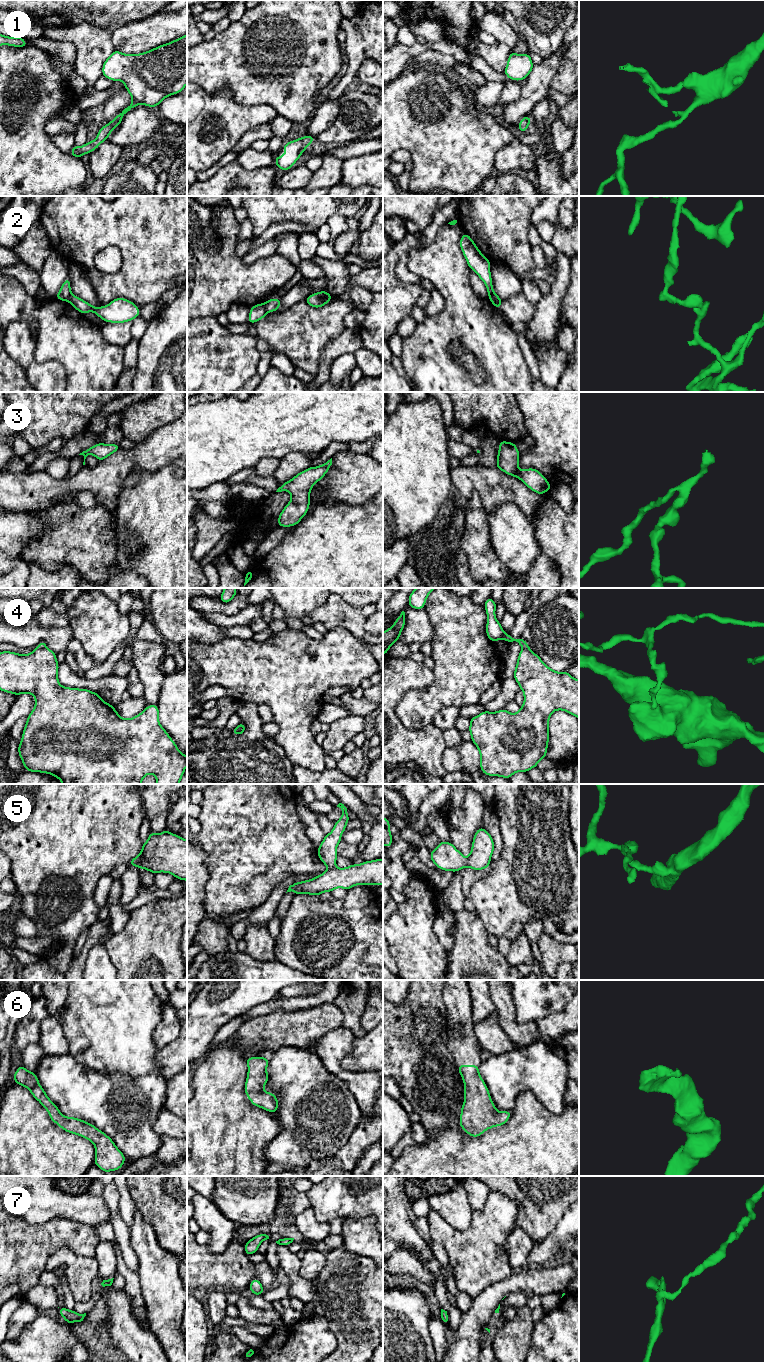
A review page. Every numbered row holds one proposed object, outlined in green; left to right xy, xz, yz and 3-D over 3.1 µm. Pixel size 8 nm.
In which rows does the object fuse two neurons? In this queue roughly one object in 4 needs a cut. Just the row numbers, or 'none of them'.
2, 4, 5

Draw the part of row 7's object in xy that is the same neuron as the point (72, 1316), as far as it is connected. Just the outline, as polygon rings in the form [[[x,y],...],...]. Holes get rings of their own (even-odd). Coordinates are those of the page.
[[[66,1307],[59,1308],[59,1313],[68,1324],[73,1322],[85,1322],[84,1317],[86,1316],[86,1313],[78,1314],[74,1310],[68,1310]]]

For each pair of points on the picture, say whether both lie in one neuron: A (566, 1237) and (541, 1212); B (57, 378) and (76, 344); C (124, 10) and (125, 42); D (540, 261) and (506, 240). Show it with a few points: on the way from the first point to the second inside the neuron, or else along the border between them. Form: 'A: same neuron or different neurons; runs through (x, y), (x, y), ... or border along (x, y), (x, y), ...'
A: different neurons; border along (568, 1207), (556, 1226), (538, 1242)
B: different neurons; border along (40, 362), (58, 361), (64, 368), (66, 381)
C: different neurons; border along (146, 17), (130, 21), (112, 32)
D: different neurons; border along (531, 247), (531, 257), (536, 267)

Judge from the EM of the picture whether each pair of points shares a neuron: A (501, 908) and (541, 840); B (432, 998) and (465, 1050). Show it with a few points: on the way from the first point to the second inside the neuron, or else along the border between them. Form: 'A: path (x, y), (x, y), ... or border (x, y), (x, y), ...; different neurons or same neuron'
A: path (516, 891), (537, 870), (537, 857); same neuron
B: border (443, 998), (446, 1004), (446, 1045); different neurons

